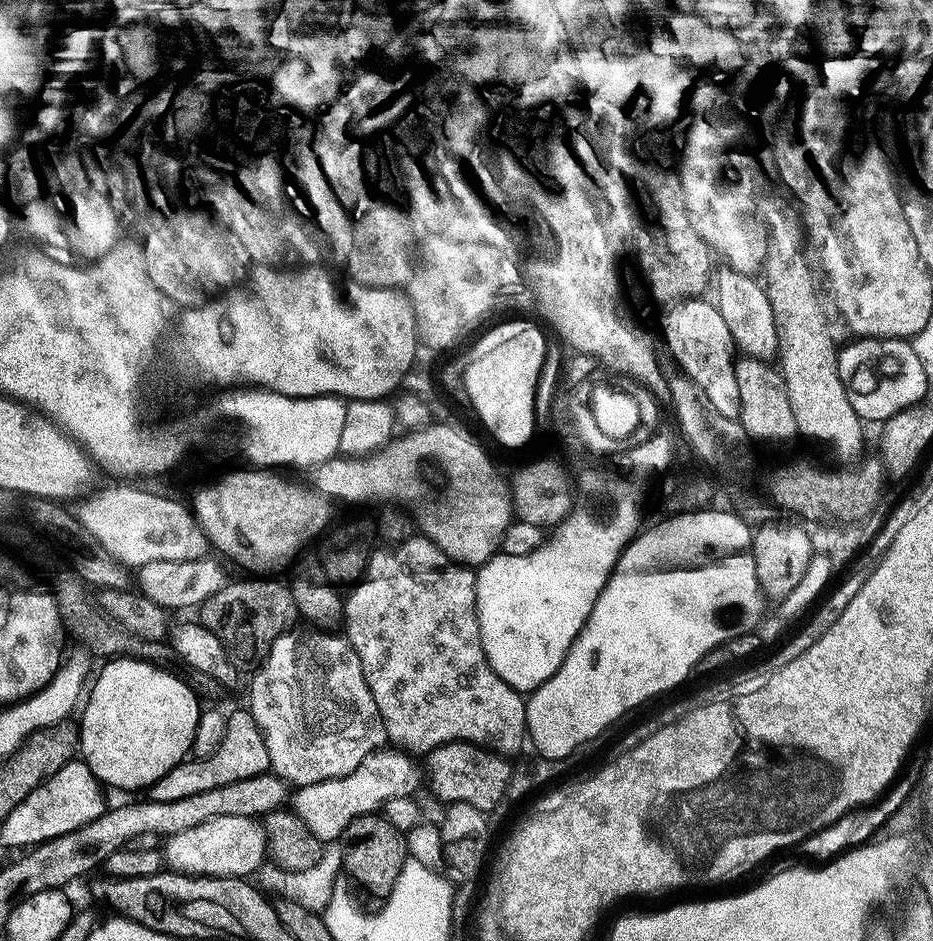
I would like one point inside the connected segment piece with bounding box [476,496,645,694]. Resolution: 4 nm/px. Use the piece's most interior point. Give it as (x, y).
(532, 610)

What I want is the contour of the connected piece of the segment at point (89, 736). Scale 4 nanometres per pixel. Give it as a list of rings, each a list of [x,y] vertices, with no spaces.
[[[123,658],[109,659],[104,669],[99,672],[95,677],[94,683],[91,685],[90,691],[86,696],[86,703],[84,708],[84,721],[79,721],[78,727],[80,730],[80,752],[82,753],[82,760],[88,764],[90,770],[93,771],[97,779],[104,786],[109,788],[121,788],[124,792],[136,792],[139,788],[144,790],[151,789],[152,785],[157,784],[163,776],[165,776],[170,770],[174,770],[180,764],[185,763],[189,759],[190,753],[193,751],[196,743],[196,731],[199,728],[198,719],[201,716],[201,709],[187,708],[186,705],[194,699],[191,683],[185,682],[180,688],[180,680],[172,672],[167,672],[164,668],[159,668],[156,664],[147,664],[144,660],[122,660]]]

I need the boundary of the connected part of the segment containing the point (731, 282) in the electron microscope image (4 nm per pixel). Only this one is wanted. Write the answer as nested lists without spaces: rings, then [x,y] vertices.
[[[729,268],[722,270],[716,278],[716,305],[735,338],[737,347],[747,357],[766,363],[775,361],[779,357],[779,340],[767,289],[753,276],[743,275]]]

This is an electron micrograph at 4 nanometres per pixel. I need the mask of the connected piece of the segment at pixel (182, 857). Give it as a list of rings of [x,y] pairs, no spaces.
[[[214,818],[214,822],[206,822],[206,826],[198,826],[194,830],[186,830],[186,834],[167,837],[162,848],[164,863],[173,872],[182,872],[185,876],[234,876],[252,878],[266,864],[270,856],[270,836],[265,825],[256,818]]]

